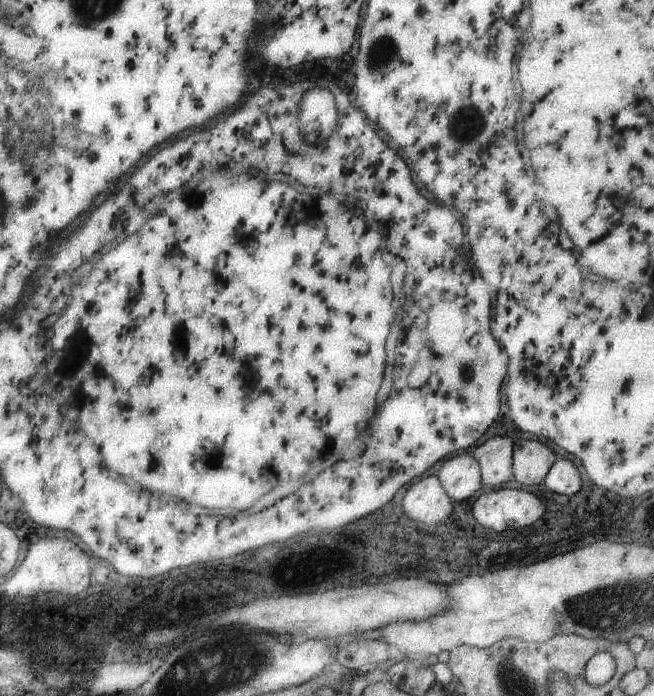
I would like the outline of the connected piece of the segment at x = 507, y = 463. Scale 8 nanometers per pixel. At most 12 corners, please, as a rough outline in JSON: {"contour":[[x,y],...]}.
{"contour":[[490,438],[474,450],[484,486],[514,480],[513,443]]}

